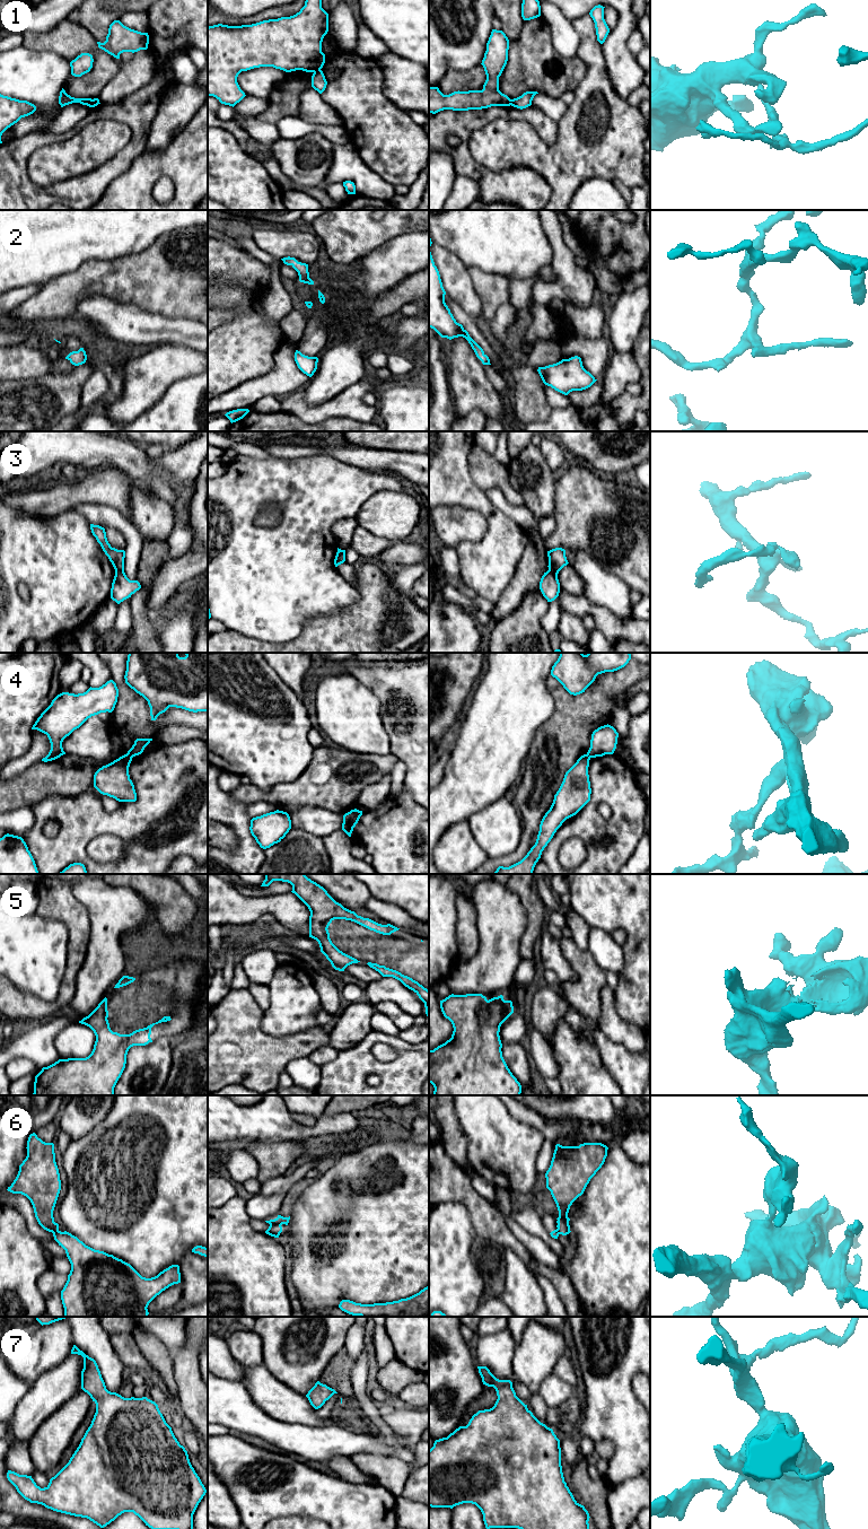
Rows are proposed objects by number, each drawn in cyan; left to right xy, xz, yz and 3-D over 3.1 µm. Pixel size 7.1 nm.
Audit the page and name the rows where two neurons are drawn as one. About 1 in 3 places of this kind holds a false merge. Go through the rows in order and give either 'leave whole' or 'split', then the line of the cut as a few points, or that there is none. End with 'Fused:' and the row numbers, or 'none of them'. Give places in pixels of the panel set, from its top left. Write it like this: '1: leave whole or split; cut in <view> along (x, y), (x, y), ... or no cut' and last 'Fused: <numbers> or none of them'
1: split; cut in xz along (319, 69), (314, 72)
2: leave whole; no cut
3: split; cut in xy along (123, 570), (115, 573)
4: split; cut in xy along (126, 753), (132, 757)
5: leave whole; no cut
6: split; cut in xz along (270, 1223), (280, 1225)
7: leave whole; no cut
Fused: 1, 3, 4, 6

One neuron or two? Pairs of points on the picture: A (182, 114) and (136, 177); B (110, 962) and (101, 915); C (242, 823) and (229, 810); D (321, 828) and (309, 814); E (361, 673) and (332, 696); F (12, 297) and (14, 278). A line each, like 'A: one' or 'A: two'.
A: two
B: one
C: one
D: one
E: two
F: two

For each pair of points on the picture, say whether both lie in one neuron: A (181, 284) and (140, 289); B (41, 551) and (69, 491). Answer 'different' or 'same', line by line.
A: same
B: different

